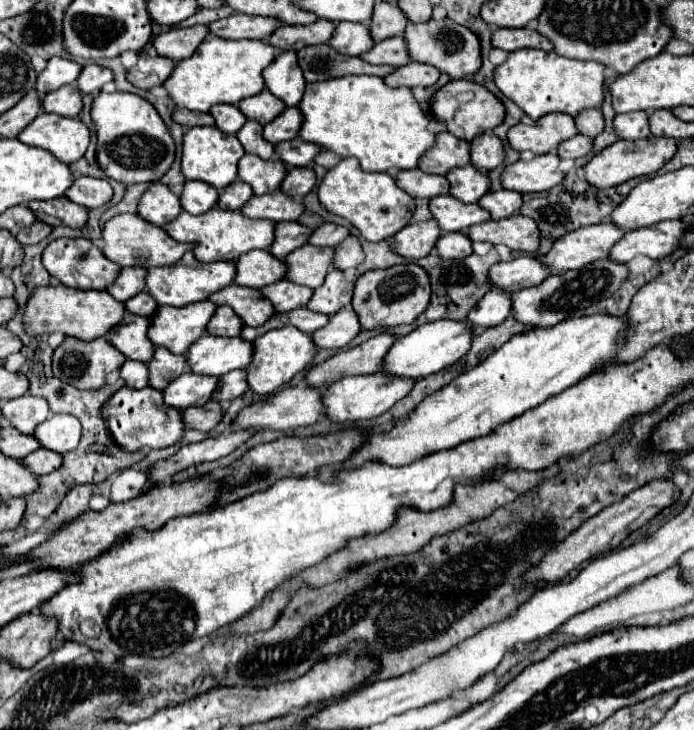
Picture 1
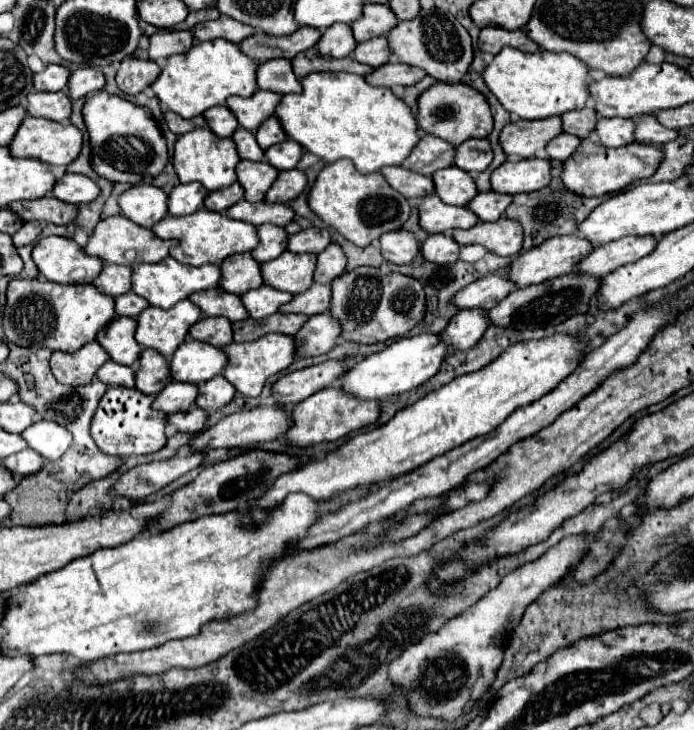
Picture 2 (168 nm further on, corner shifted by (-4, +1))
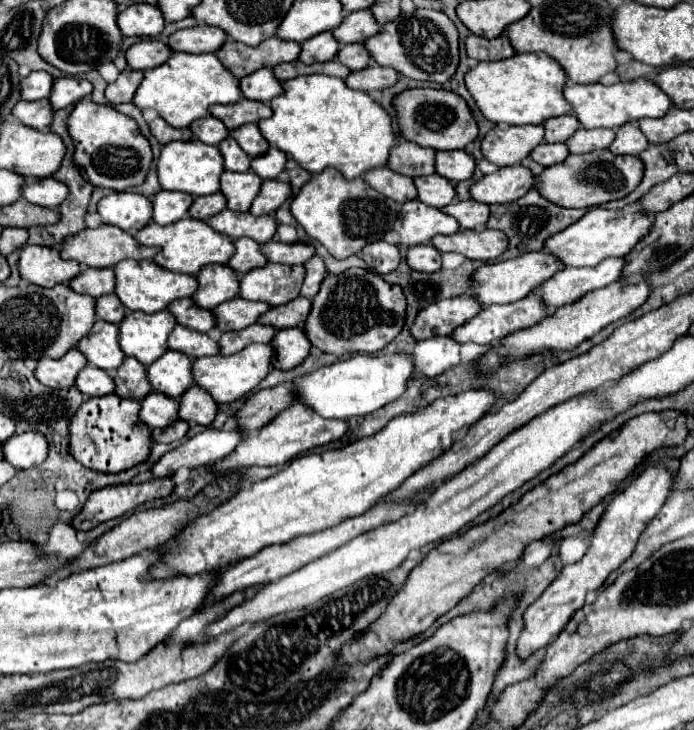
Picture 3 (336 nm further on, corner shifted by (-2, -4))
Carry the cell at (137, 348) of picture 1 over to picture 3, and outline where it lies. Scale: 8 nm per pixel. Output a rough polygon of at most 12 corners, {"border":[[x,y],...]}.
{"border":[[97,320],[77,350],[111,372],[123,364],[119,328]]}

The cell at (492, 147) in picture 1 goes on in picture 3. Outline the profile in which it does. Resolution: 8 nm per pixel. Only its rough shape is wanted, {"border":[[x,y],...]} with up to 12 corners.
{"border":[[465,150],[435,152],[435,174],[451,182],[471,178]]}

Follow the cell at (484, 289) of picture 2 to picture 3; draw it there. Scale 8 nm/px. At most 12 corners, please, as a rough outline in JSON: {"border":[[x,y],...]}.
{"border":[[471,296],[439,300],[417,314],[415,340],[449,336],[481,306]]}

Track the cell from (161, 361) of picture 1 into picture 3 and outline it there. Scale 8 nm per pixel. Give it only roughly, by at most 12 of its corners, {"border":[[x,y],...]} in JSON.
{"border":[[133,358],[115,370],[115,394],[141,402],[151,392],[145,366]]}

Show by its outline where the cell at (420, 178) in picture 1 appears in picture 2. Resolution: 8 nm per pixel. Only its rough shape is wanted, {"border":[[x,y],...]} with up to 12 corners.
{"border":[[403,167],[381,173],[407,199],[435,193],[433,179]]}

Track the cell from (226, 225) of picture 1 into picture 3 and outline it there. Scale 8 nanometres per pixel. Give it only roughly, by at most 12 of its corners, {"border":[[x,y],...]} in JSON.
{"border":[[203,220],[169,226],[149,222],[135,234],[171,272],[195,276],[205,264],[225,264],[231,238]]}

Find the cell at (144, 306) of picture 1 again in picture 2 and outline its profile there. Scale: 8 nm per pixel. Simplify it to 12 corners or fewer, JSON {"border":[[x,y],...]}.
{"border":[[135,293],[115,299],[117,315],[137,317],[149,303]]}

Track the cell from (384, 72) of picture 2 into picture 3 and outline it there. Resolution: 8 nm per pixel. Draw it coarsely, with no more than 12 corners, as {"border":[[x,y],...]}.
{"border":[[369,64],[351,72],[353,90],[383,90],[397,82],[393,68]]}

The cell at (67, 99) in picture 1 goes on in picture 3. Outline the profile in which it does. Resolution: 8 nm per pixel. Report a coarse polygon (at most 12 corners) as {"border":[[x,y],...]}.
{"border":[[49,100],[15,104],[11,114],[25,126],[47,130]]}

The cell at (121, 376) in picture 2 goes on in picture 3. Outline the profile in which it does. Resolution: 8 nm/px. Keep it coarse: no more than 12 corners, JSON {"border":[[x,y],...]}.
{"border":[[91,364],[79,370],[75,386],[85,396],[115,390],[113,378]]}

